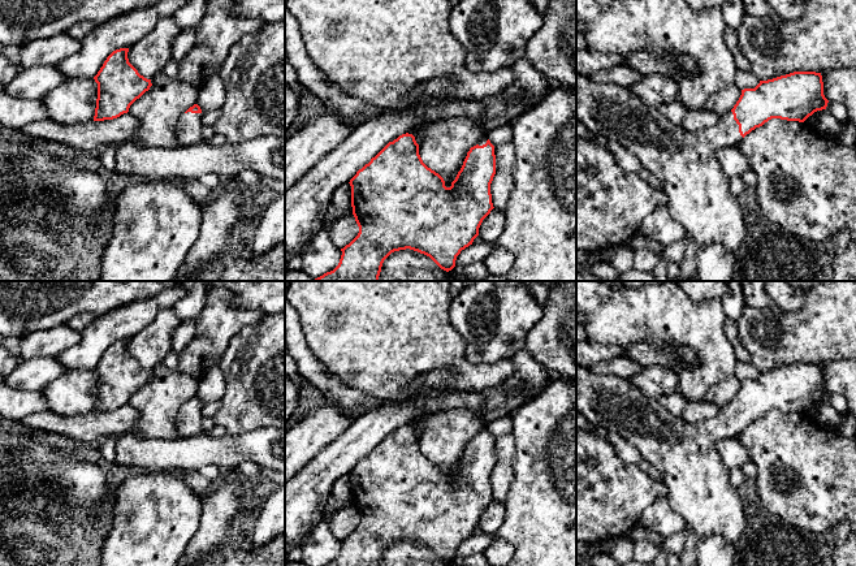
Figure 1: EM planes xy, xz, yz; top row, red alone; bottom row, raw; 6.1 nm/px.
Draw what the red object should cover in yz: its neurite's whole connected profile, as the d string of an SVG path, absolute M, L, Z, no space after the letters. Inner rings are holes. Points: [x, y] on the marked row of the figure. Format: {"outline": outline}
{"outline": "M794 72L773 79L760 81L755 88L742 90L742 95L734 108L721 117L717 125L689 133L682 125L676 125L662 116L657 107L644 104L631 90L615 85L598 83L585 75L576 74L576 118L593 134L618 141L639 159L641 168L660 180L662 191L667 198L666 206L671 217L682 224L686 236L695 239L699 247L722 243L729 254L735 255L745 238L744 216L738 198L730 193L730 178L718 163L717 151L726 146L736 146L747 134L771 118L804 122L814 112L826 109L827 103L829 100L823 95L821 73Z"}

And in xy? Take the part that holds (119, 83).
{"outline": "M129 48L113 51L94 77L98 99L94 121L113 120L129 112L130 105L152 86L129 62Z"}

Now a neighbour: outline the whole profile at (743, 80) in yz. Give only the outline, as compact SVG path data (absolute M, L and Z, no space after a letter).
M738 69L735 78L734 78L734 85L739 88L739 90L744 90L744 88L755 88L757 85L760 83L760 81L757 79L757 77L752 73L752 70L742 70Z

